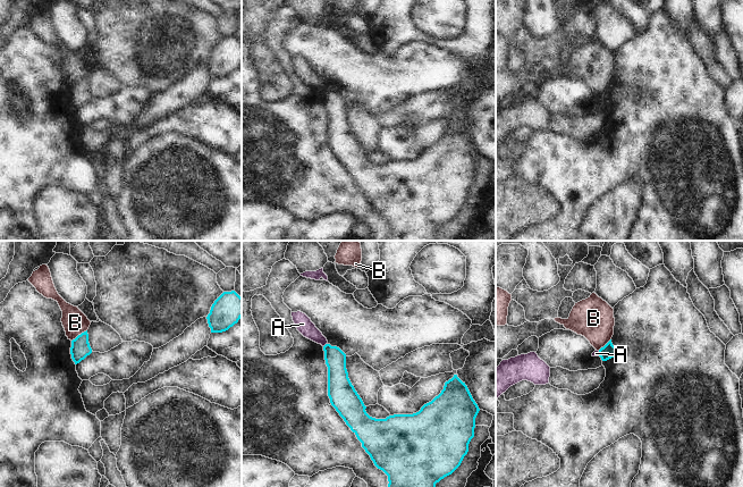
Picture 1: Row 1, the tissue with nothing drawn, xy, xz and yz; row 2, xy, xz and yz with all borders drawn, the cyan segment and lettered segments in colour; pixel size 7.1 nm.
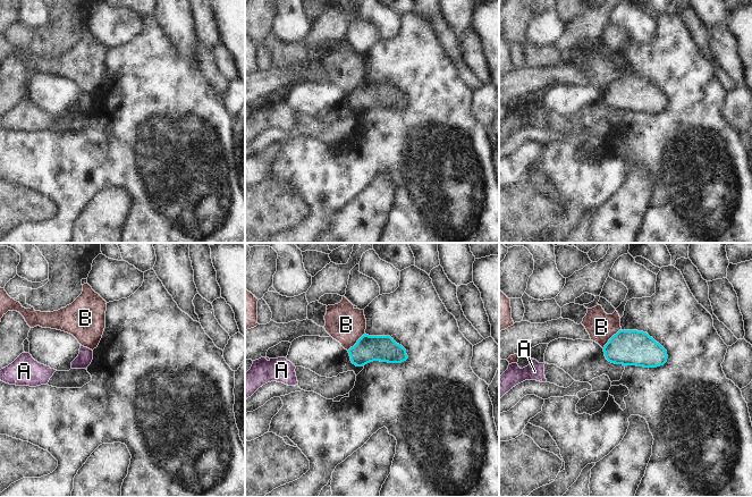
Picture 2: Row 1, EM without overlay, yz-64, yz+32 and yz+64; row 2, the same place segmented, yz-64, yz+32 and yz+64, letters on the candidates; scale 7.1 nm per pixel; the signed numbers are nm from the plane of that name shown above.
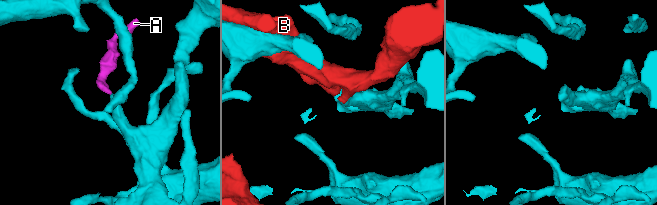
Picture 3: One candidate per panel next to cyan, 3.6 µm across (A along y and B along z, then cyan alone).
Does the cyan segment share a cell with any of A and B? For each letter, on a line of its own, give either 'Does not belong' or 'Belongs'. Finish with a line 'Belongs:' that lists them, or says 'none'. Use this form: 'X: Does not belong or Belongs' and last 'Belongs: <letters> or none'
A: Does not belong
B: Does not belong
Belongs: none

